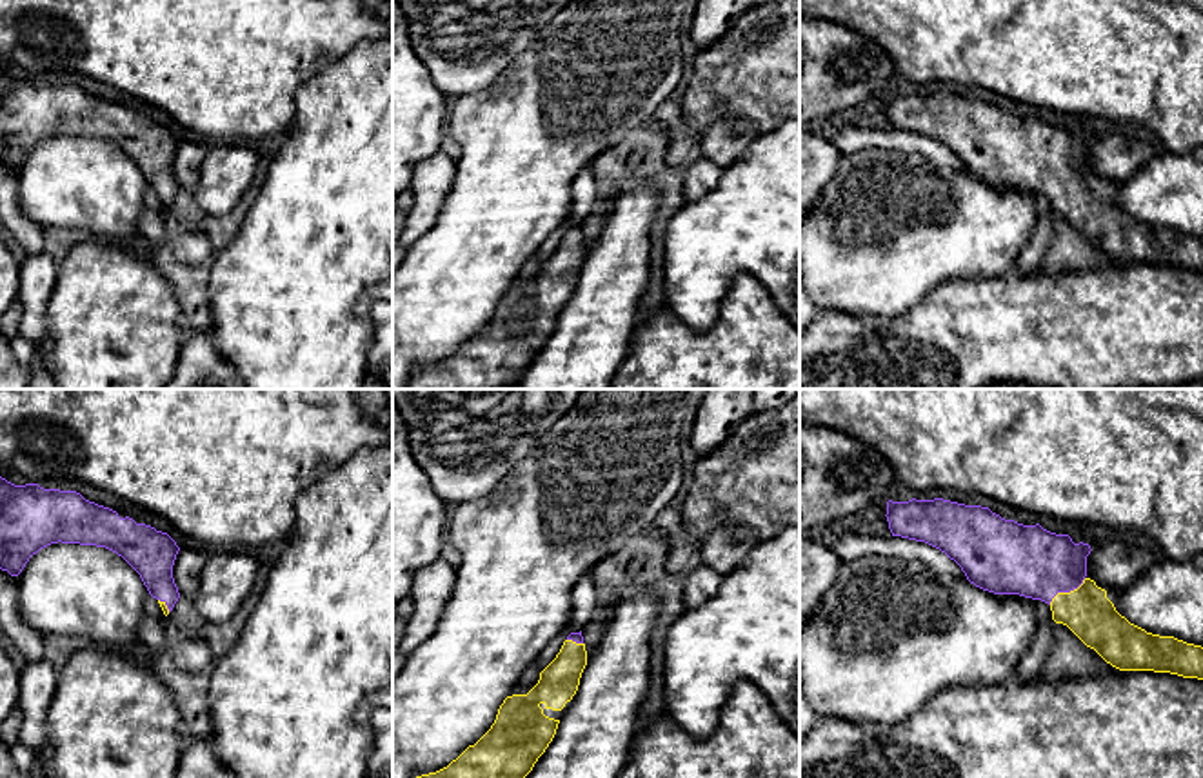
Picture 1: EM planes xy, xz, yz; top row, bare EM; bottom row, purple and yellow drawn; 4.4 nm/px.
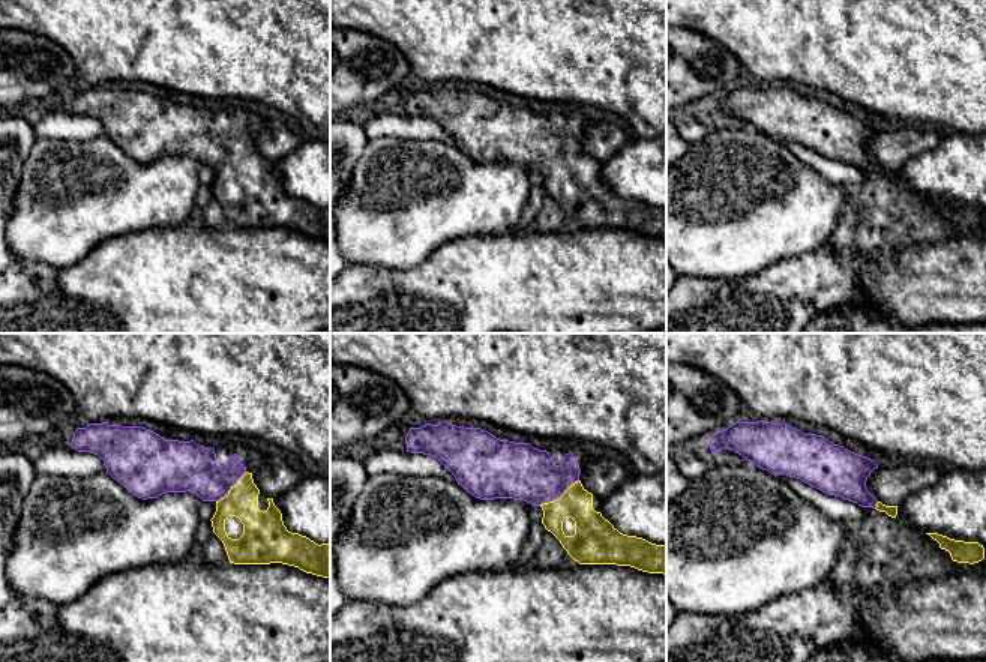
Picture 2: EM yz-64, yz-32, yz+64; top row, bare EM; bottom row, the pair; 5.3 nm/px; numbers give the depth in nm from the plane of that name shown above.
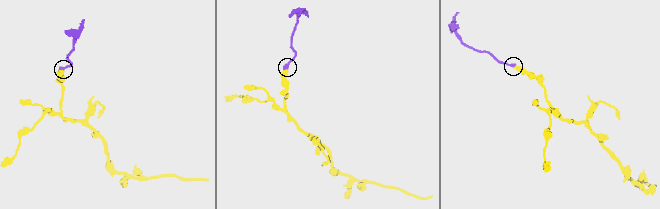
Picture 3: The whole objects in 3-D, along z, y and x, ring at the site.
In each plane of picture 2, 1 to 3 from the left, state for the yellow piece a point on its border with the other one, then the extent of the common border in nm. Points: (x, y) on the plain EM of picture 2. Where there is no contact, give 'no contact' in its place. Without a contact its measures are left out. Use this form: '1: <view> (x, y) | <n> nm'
1: yz-64 (230, 152) | 240 nm
2: yz-32 (559, 161) | 260 nm
3: yz+64 (875, 168) | 50 nm

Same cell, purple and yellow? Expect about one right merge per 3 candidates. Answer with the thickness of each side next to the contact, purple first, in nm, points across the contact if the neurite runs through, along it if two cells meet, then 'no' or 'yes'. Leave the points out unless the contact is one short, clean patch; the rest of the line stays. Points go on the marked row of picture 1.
320/220 nm | across yz (1029, 560), (1038, 564), (1065, 591), (1087, 611) | yes

